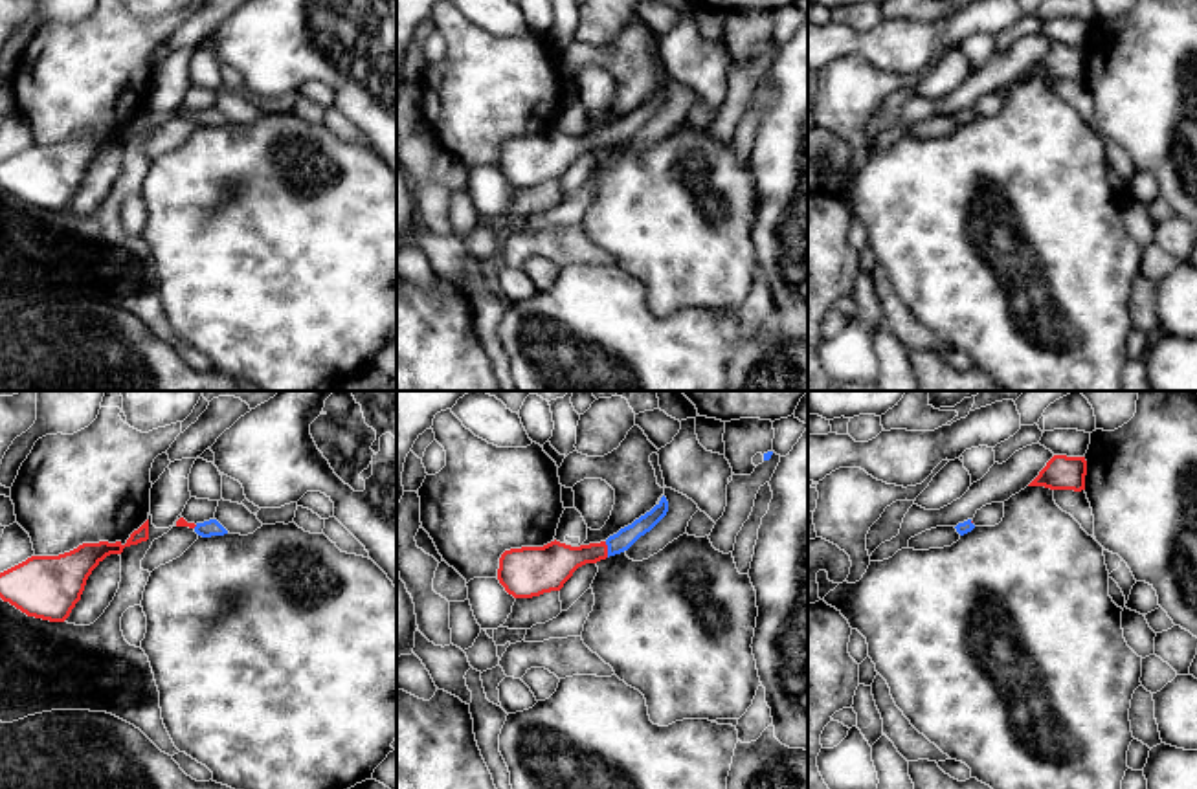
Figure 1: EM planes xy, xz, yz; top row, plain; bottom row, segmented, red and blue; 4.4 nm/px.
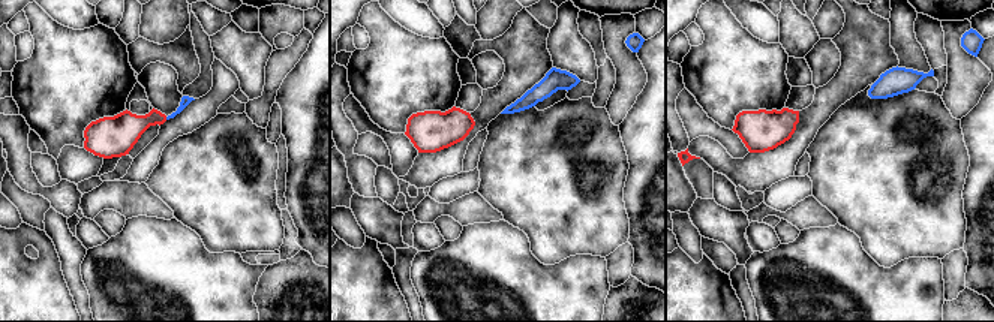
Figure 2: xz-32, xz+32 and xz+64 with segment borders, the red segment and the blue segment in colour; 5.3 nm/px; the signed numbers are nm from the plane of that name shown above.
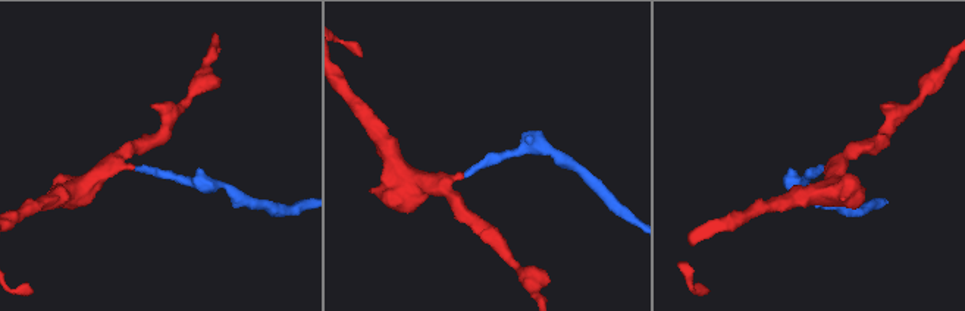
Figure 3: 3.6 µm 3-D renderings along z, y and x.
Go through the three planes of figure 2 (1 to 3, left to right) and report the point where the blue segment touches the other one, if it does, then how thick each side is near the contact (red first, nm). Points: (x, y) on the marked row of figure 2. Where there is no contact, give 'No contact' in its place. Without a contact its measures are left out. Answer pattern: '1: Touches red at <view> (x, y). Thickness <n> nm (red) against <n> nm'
1: No contact
2: No contact
3: No contact

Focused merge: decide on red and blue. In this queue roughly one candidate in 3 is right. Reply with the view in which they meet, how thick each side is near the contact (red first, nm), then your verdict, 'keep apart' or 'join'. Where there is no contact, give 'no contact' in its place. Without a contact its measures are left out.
xz | 190/90 nm | join

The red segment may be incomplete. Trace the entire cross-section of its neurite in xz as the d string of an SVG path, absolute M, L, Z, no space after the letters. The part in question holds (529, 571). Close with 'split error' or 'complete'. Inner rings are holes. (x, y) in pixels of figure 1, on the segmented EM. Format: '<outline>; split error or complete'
M663 495L650 512L606 541L571 547L554 539L543 547L505 550L499 558L498 580L514 598L532 598L560 591L578 567L628 550L641 536L650 532L666 512L668 501Z; split error

